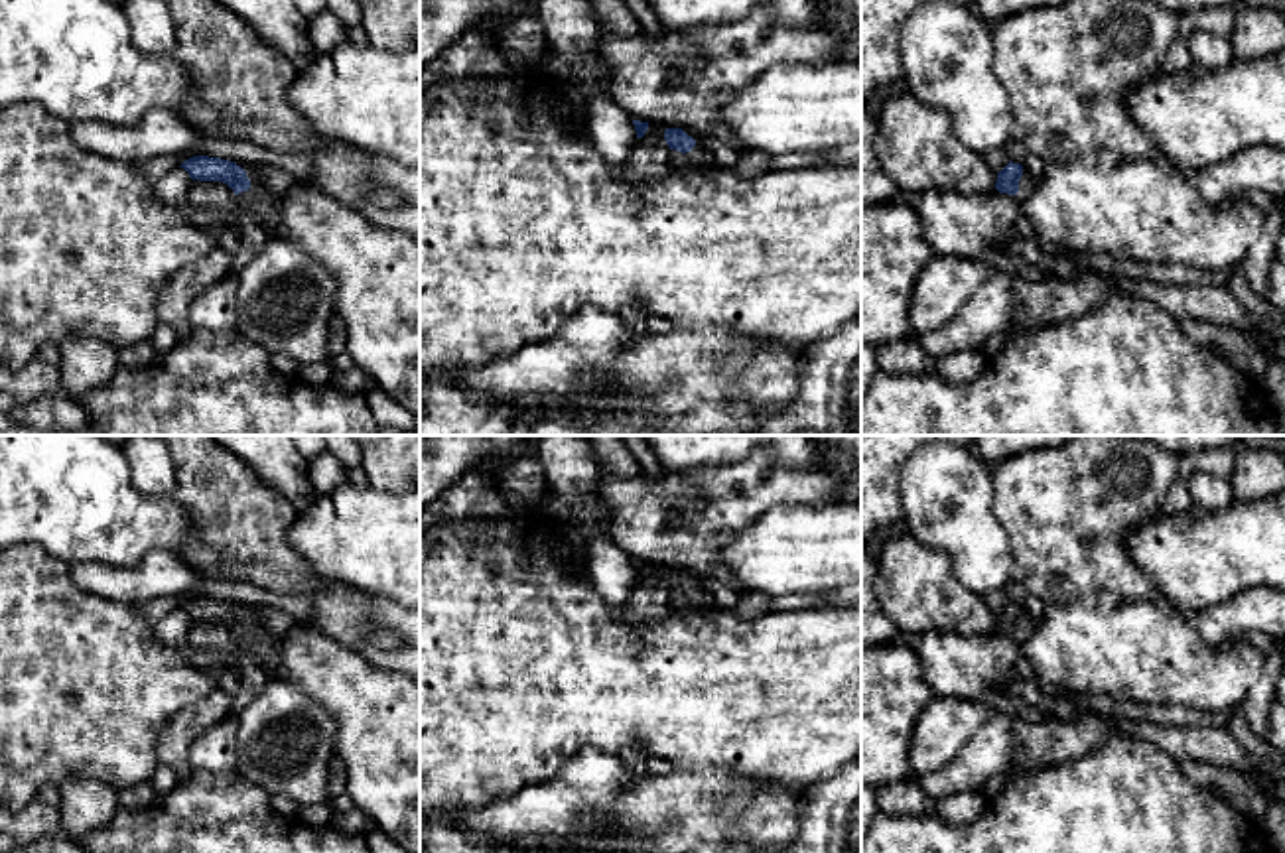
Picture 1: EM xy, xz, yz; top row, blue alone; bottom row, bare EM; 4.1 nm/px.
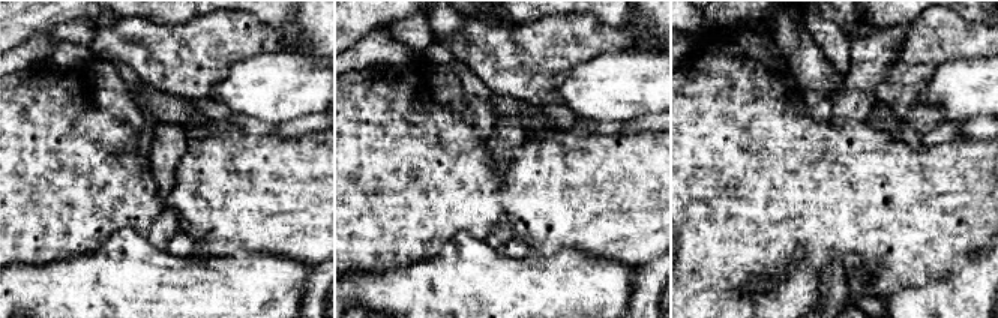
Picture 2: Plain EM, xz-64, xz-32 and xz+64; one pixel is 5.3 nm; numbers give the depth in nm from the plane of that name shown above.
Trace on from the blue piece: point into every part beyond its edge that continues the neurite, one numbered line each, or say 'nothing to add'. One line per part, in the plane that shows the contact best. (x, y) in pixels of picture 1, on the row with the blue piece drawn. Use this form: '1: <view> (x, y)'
1: xz (700, 156)

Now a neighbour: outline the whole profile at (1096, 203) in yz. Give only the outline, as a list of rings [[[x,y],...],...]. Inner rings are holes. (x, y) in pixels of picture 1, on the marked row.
[[[1084,152],[1072,160],[1050,164],[1025,203],[1035,230],[1035,246],[1052,254],[1062,248],[1076,254],[1108,254],[1116,260],[1181,264],[1196,270],[1234,270],[1261,236],[1267,215],[1246,199],[1208,205],[1196,183],[1165,160],[1131,160],[1114,152]]]

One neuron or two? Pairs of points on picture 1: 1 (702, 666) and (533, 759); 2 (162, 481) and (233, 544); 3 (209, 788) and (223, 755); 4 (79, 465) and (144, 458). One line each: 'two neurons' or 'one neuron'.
1: one neuron
2: two neurons
3: two neurons
4: two neurons

